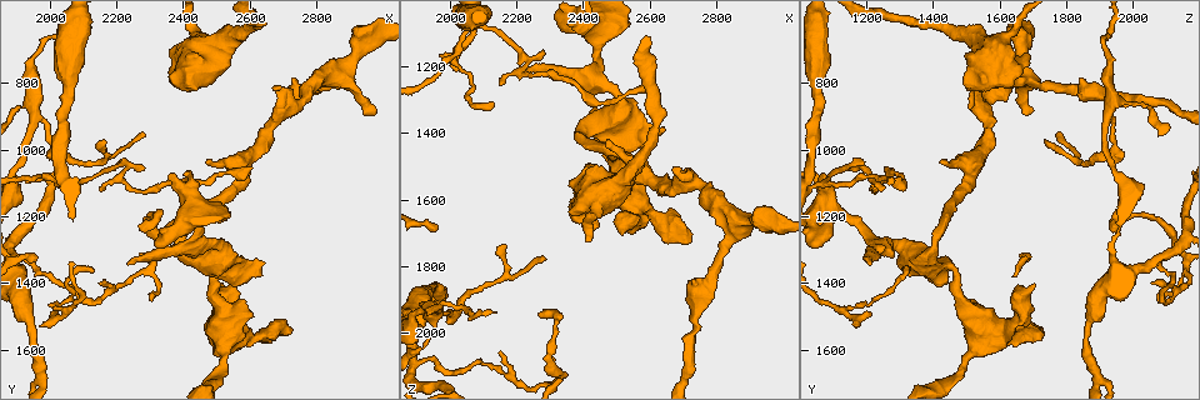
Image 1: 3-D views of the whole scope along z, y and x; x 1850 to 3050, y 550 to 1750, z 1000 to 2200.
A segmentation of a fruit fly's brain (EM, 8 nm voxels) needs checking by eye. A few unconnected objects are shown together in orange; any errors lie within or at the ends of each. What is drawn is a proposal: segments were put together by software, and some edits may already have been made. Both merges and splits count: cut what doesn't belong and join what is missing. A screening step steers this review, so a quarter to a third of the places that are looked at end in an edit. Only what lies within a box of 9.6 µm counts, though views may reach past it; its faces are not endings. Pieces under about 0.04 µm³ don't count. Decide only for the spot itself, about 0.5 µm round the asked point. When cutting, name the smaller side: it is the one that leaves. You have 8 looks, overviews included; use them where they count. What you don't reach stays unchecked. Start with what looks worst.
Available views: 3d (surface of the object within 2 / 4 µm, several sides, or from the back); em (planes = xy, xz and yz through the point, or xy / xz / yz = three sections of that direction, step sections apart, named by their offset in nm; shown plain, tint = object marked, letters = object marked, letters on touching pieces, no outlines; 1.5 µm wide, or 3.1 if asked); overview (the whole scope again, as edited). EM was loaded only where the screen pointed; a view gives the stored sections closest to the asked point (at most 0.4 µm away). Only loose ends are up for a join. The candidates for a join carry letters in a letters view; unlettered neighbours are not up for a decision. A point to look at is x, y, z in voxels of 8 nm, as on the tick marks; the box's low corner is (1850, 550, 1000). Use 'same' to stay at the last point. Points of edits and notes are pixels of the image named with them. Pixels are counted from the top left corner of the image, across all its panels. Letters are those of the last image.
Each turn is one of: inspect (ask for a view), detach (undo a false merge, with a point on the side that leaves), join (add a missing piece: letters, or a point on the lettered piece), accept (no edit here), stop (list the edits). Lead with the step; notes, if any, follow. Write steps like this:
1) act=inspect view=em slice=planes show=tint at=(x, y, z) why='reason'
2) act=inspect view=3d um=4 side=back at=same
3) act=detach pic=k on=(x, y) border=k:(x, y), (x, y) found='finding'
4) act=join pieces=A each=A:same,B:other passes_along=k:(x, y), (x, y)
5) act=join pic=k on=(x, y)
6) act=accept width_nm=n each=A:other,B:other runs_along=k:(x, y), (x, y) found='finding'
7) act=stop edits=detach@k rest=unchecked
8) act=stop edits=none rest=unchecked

act=inspect view=3d um=4 side=back at=(2730, 1540, 1720) why='branch stops here'

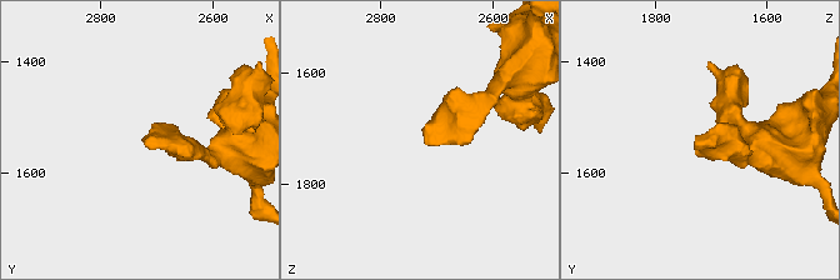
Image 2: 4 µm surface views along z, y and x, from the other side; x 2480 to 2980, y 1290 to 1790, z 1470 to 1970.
act=inspect view=em slice=xy step=8 show=tint at=(2725, 1550, 1720) why='now the EM'

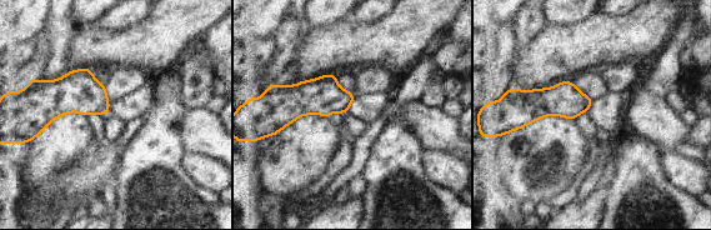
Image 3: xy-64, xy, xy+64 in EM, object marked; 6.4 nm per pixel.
act=inspect view=em slice=planes show=letters at=same

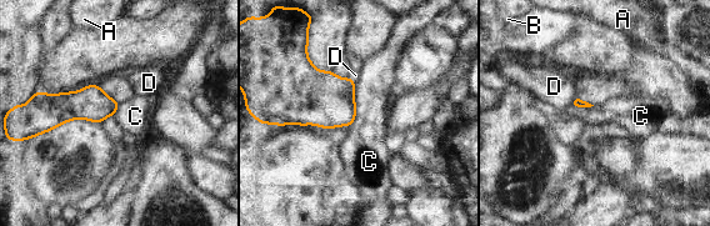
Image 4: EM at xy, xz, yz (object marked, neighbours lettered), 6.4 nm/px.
act=accept each=A:other,B:other,C:other,D:other border=4:(355, 81), (355, 120), (350, 126) found='none of them fits'

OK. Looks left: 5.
act=inspect view=3d um=2 at=(2430, 700, 1680)

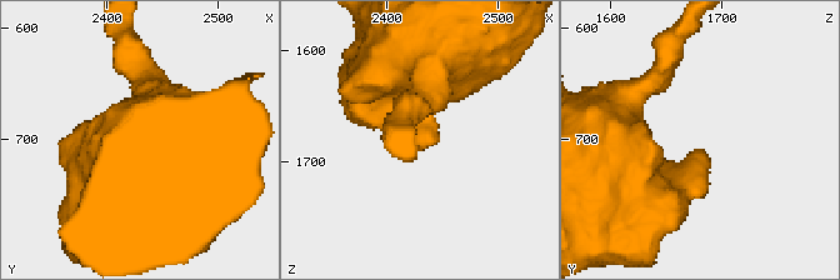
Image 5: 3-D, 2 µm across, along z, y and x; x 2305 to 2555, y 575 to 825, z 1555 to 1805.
act=inspect view=em slice=xy step=8 show=letters at=(2442, 708, 1682) why='shape alone is not enough'

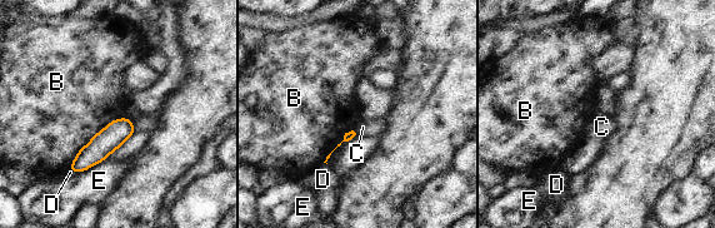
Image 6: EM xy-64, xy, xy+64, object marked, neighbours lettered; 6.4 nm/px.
act=inspect view=em slice=planes show=letters at=same why='another direction'

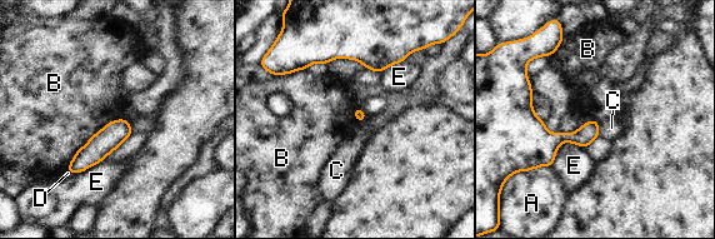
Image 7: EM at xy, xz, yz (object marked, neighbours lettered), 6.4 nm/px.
act=accept each=A:other,B:other,C:other,D:other,E:other border=7:(124, 118), (109, 120), (65, 168) found='no lettered piece goes on from it'

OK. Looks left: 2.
act=inspect view=em slice=planes show=plain at=(2290, 950, 1780) why='thin end'

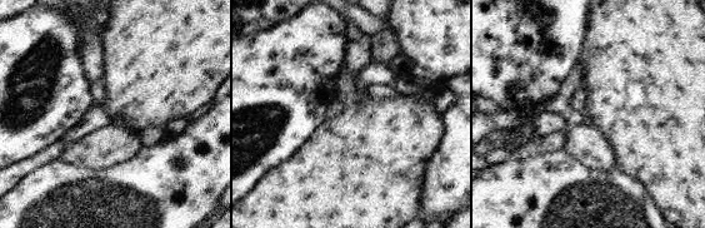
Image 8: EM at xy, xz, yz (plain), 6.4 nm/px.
act=inspect view=em slice=planes show=letters at=same

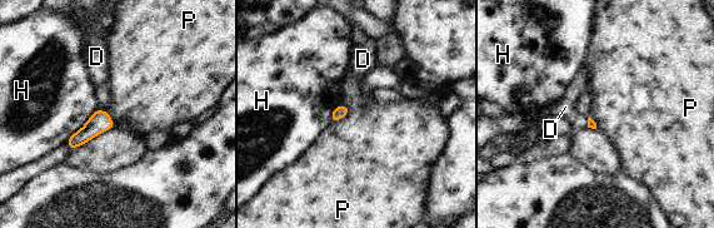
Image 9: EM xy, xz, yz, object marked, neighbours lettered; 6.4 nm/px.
act=accept each=D:other,H:other,P:other found='none of them fits'

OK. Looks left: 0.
act=stop edits=none rest=unchecked

